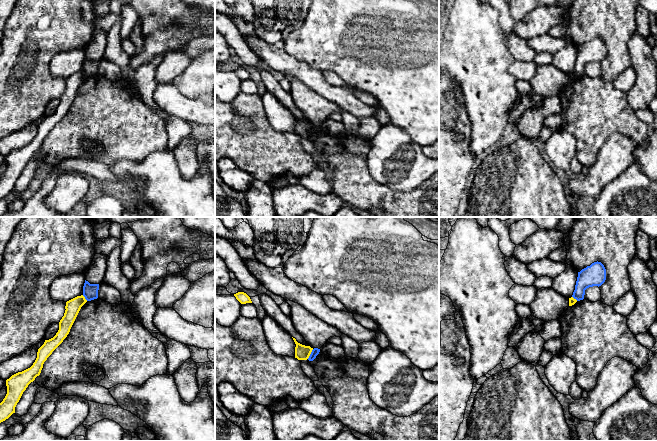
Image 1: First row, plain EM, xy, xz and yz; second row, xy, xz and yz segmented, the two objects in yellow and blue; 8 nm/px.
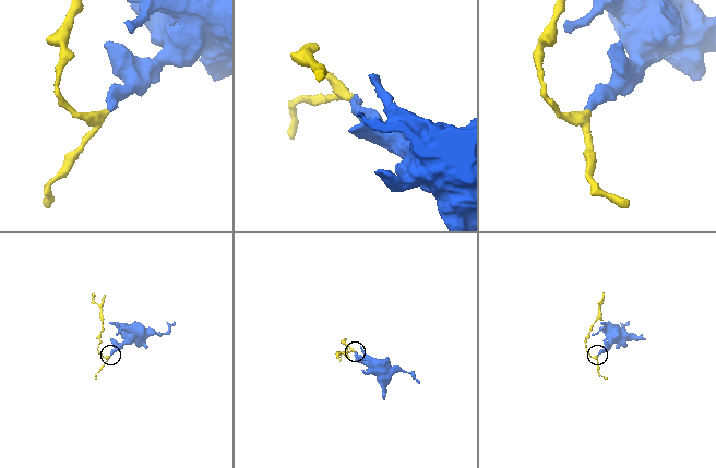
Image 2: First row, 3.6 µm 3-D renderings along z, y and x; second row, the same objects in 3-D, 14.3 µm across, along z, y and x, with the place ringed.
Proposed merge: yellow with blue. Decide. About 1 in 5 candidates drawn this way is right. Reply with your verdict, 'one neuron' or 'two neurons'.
two neurons

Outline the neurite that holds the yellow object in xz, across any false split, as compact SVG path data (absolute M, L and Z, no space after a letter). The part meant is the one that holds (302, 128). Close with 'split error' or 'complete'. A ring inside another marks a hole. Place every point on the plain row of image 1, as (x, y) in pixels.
M293 114L296 123L295 123L295 134L298 136L307 136L313 126L310 122L305 122L296 117L295 114Z | complete

